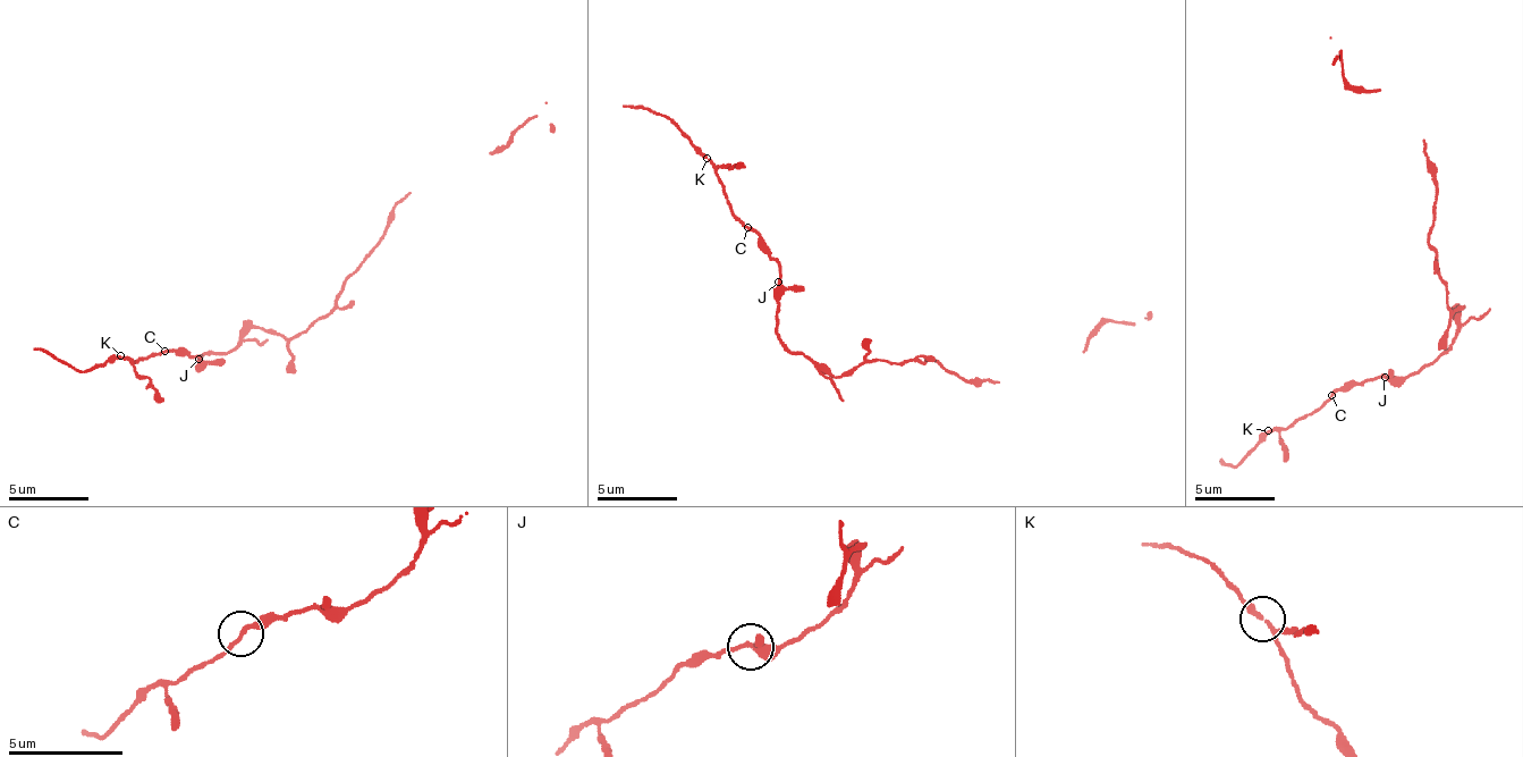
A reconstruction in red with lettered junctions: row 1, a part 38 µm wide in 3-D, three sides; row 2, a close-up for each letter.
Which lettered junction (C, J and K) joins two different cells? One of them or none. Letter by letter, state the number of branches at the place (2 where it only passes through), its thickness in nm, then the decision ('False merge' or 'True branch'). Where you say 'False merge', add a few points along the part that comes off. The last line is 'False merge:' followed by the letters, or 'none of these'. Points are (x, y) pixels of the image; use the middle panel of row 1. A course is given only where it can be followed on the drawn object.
C: Branches: 2. Thickness 170 nm. True branch
J: Branches: 3. Thickness 280 nm. True branch
K: Branches: 3. Thickness 200 nm. True branch
False merge: none of these

